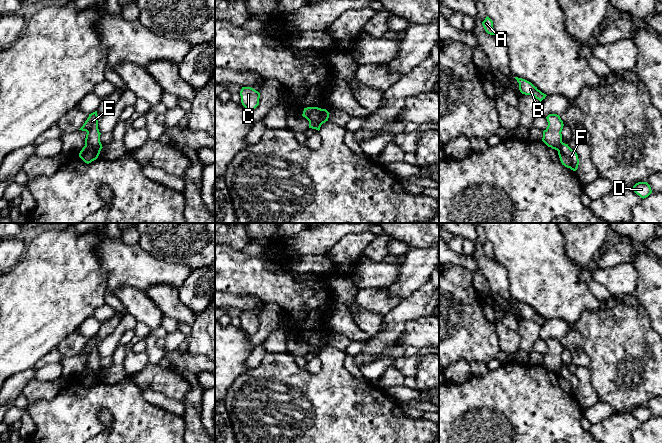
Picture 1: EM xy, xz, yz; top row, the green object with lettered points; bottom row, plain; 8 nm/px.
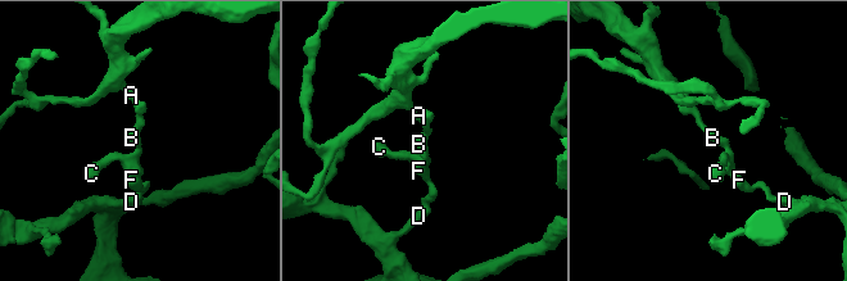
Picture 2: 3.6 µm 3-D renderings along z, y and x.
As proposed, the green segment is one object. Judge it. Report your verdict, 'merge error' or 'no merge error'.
merge error

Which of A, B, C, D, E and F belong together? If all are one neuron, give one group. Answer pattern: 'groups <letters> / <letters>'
groups A B C E / D F

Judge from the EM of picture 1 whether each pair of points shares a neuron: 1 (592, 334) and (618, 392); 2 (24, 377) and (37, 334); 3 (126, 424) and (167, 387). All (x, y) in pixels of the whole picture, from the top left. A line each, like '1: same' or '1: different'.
1: same
2: different
3: different

